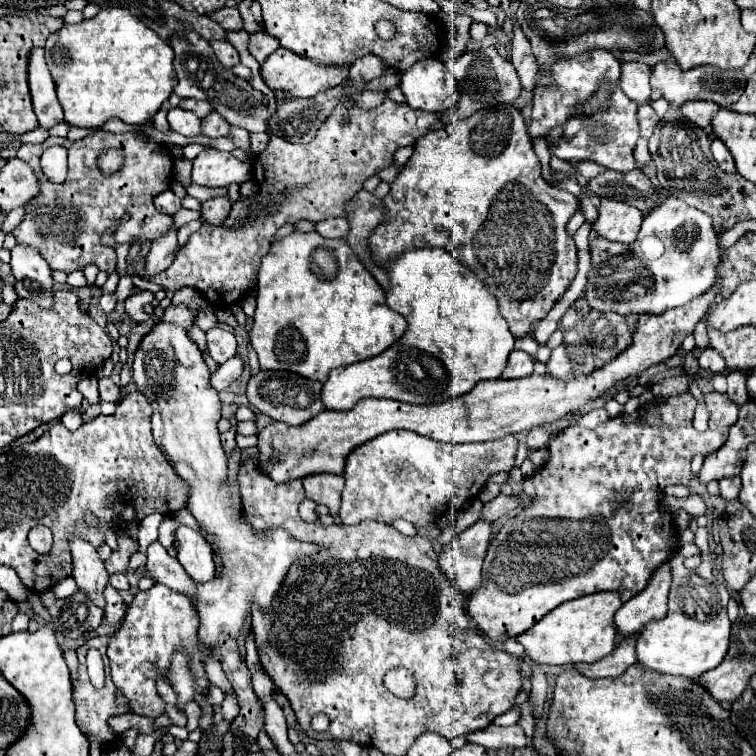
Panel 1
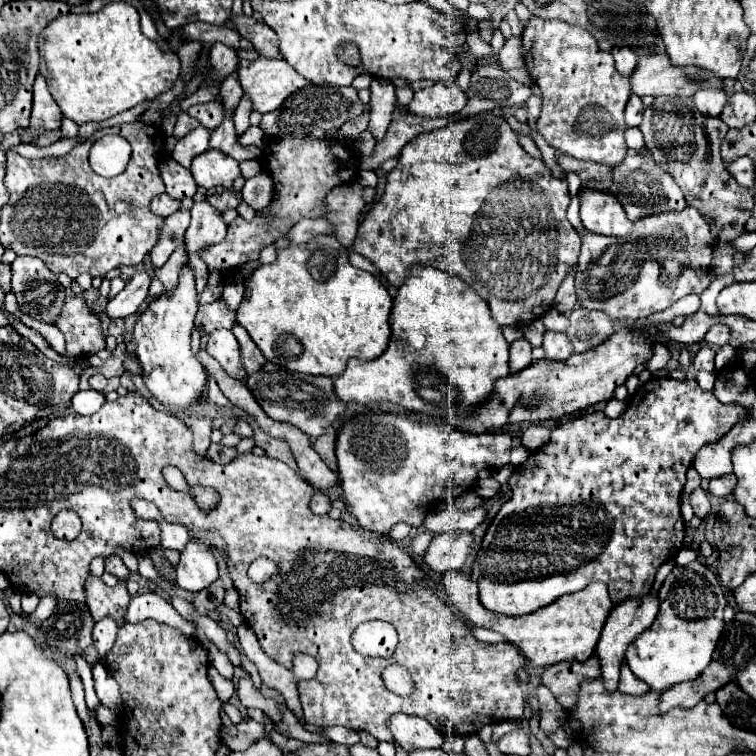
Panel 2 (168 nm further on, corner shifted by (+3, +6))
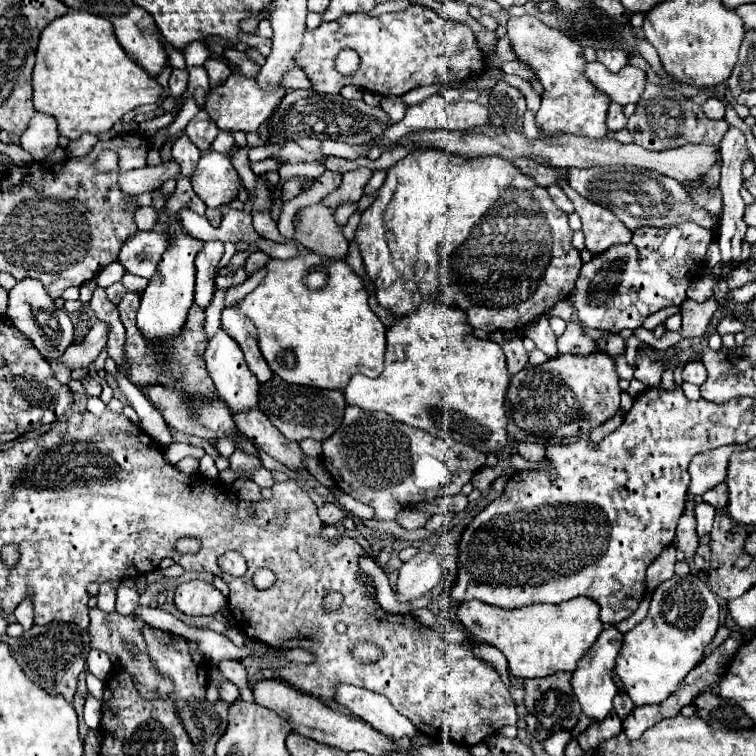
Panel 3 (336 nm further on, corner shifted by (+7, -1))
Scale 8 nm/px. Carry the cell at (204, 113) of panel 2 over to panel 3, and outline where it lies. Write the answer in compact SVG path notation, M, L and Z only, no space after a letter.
M199 110L195 114L195 118L187 124L185 128L185 134L191 138L191 142L201 150L201 152L207 152L211 142L215 140L215 136L219 134L219 128L217 124L207 116L205 110Z

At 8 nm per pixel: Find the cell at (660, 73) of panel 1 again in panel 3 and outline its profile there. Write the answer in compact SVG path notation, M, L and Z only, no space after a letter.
M589 62L585 68L585 76L589 76L589 80L613 102L623 106L629 102L637 102L645 92L645 72L639 66L627 64L617 74L611 74L603 64Z

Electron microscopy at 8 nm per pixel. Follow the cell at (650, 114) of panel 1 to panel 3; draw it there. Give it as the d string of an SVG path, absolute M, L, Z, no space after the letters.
M611 102L609 112L607 112L607 126L609 126L609 130L613 130L613 132L617 132L617 130L621 130L621 128L627 126L627 116L623 114L623 106Z

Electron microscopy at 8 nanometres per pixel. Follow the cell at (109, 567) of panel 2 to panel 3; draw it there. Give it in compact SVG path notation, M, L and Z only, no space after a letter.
M107 580L99 586L99 602L97 606L103 610L103 612L113 612L115 610L115 600L117 600L117 588L119 588L119 580Z

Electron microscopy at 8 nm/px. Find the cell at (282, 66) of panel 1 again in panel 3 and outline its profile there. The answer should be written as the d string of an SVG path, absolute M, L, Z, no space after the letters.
M233 72L227 82L207 94L205 110L221 130L255 132L269 120L271 112L279 106L279 100L285 96L285 92L287 90L283 86L259 86L255 78L247 78L243 74Z

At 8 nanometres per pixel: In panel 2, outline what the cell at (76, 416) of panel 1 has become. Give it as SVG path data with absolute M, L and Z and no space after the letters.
M93 389L89 391L77 391L75 397L73 397L73 403L71 403L71 409L81 415L93 415L97 413L103 405L105 405L105 393L97 393Z

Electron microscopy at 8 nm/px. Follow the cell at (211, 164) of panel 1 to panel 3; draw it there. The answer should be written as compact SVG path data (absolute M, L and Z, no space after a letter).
M211 150L203 152L191 176L193 190L209 208L227 206L233 202L237 198L237 180L239 174L233 168L231 158Z

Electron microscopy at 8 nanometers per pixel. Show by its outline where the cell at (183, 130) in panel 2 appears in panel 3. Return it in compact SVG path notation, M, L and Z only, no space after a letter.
M179 136L171 148L171 156L175 160L179 160L179 166L181 166L181 174L183 176L191 176L193 174L193 168L201 156L199 148L195 148L195 144L191 144L191 140L187 140L187 136Z

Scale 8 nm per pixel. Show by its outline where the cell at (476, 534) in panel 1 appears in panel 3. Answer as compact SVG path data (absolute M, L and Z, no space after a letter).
M419 552L411 560L403 562L397 578L397 598L401 602L419 598L421 594L437 588L443 580L443 566L439 556L429 552Z

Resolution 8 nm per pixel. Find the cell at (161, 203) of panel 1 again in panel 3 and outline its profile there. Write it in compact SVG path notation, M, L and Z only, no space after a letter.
M141 206L135 212L135 224L139 230L153 230L159 220L159 210L155 206Z

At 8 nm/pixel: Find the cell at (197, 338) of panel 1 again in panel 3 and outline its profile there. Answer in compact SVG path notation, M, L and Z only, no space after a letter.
M249 408L247 412L235 412L233 420L237 430L247 436L257 448L279 460L291 470L305 470L303 450L297 442L289 442L259 408Z

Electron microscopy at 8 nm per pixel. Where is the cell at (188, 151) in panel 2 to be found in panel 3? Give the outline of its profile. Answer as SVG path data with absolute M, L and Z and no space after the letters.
M169 160L169 162L163 162L159 166L145 166L139 170L123 172L119 176L119 186L125 194L137 196L143 192L157 190L165 180L175 178L179 172L181 172L179 164L175 160Z

